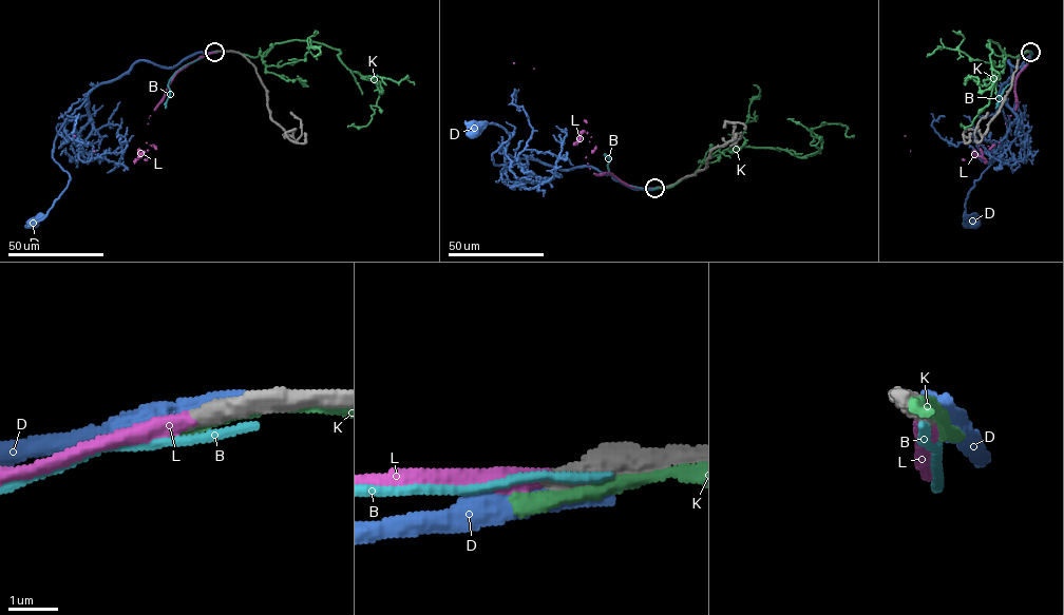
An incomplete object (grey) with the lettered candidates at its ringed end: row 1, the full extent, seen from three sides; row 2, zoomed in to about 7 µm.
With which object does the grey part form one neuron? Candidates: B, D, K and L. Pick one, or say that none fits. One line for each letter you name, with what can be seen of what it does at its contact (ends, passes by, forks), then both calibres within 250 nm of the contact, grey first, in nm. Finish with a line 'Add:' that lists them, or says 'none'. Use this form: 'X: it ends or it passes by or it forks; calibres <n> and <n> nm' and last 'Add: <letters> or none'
L: it ends; calibres 440 and 380 nm
Add: L

